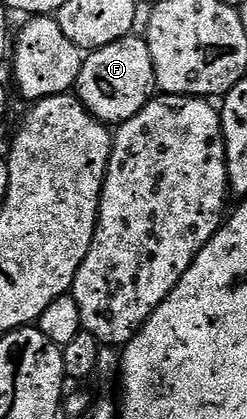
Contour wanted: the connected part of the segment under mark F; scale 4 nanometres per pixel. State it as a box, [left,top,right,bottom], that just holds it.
[74,35,156,126]

